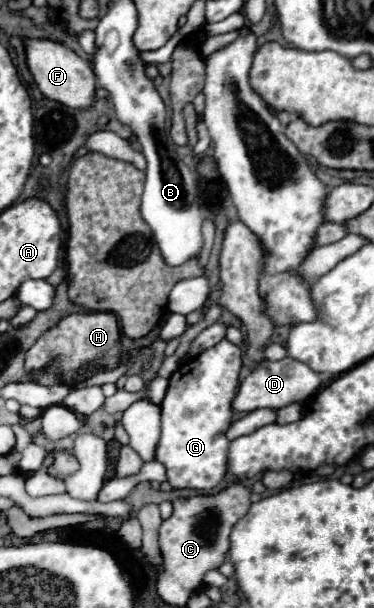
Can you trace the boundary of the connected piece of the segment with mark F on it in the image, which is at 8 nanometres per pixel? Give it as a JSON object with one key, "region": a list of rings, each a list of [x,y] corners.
{"region":[[[27,38],[23,40],[25,46],[25,60],[27,60],[27,68],[37,84],[37,88],[41,90],[41,94],[49,100],[55,100],[63,106],[69,108],[89,108],[95,100],[95,74],[89,62],[85,62],[83,58],[79,58],[73,50],[69,50],[67,46],[53,42],[53,40],[45,40],[45,38]]]}

